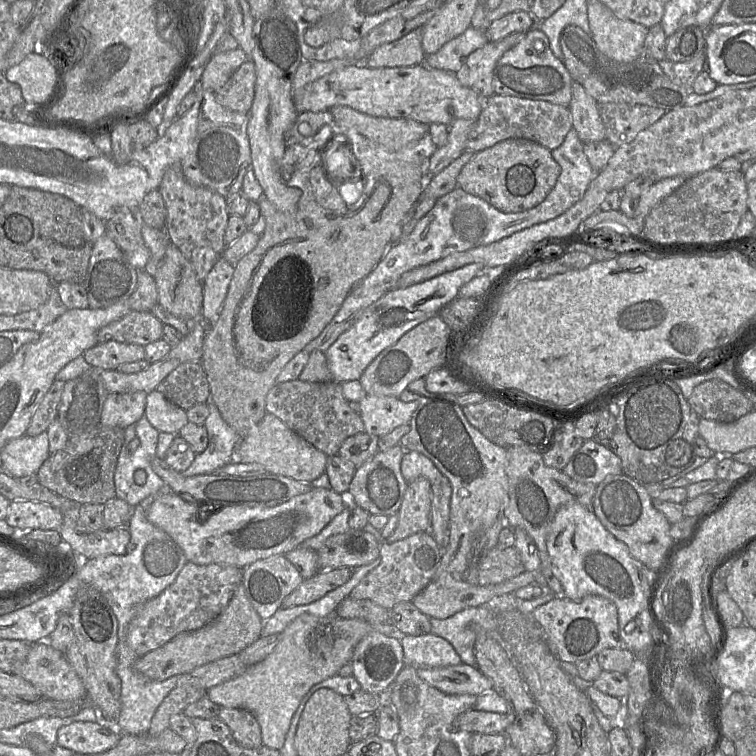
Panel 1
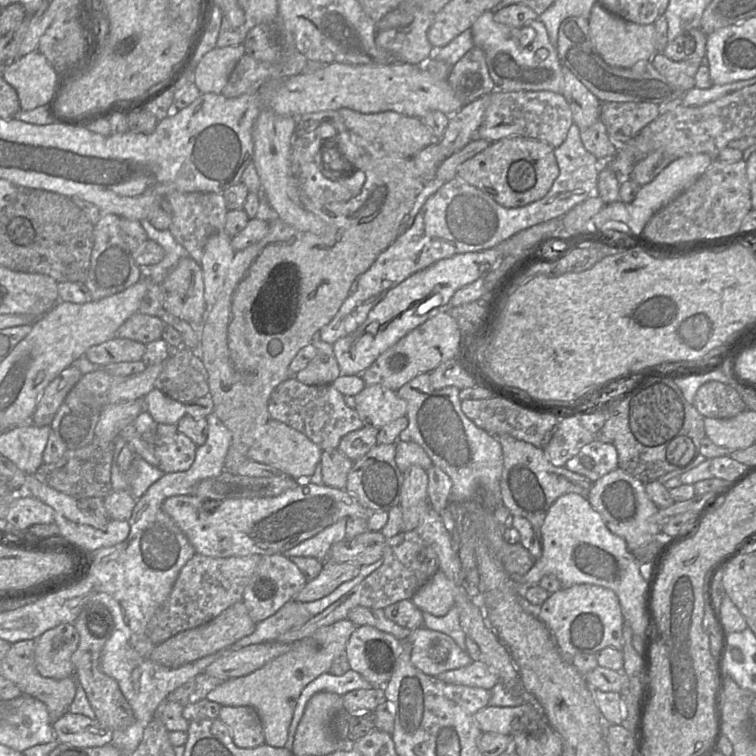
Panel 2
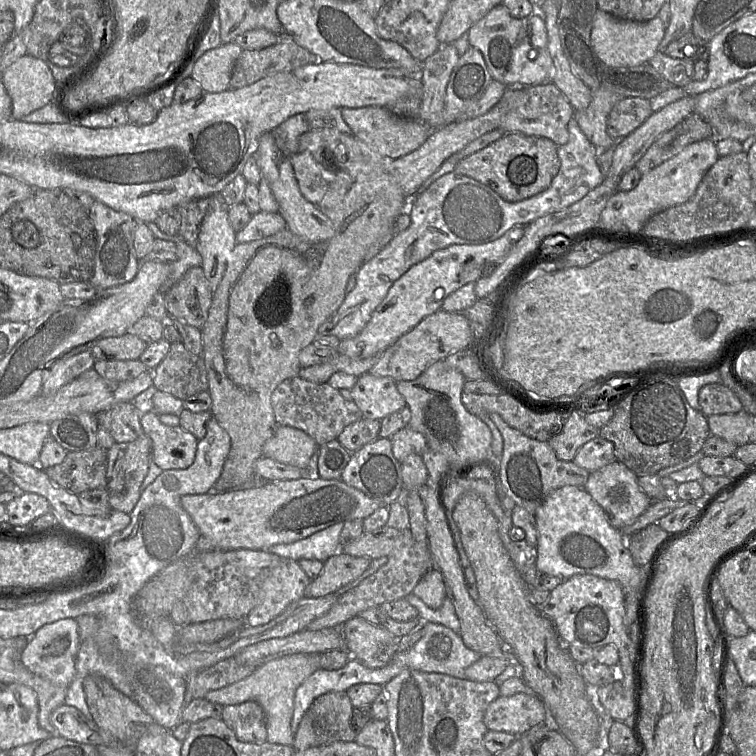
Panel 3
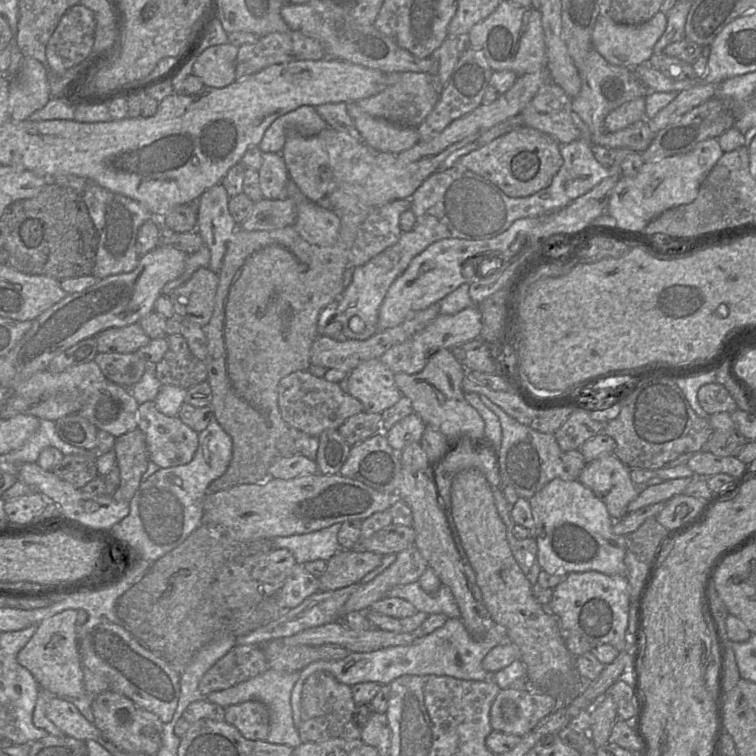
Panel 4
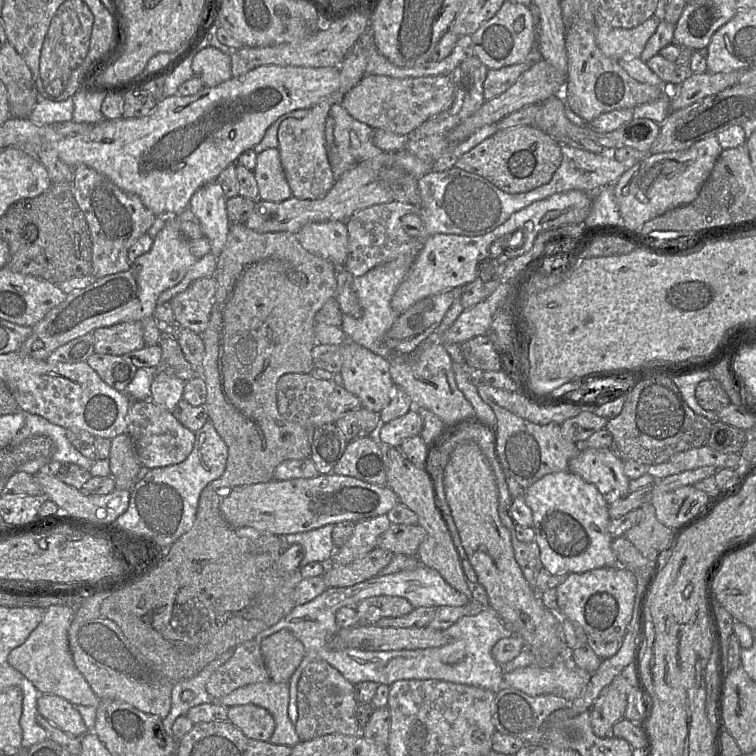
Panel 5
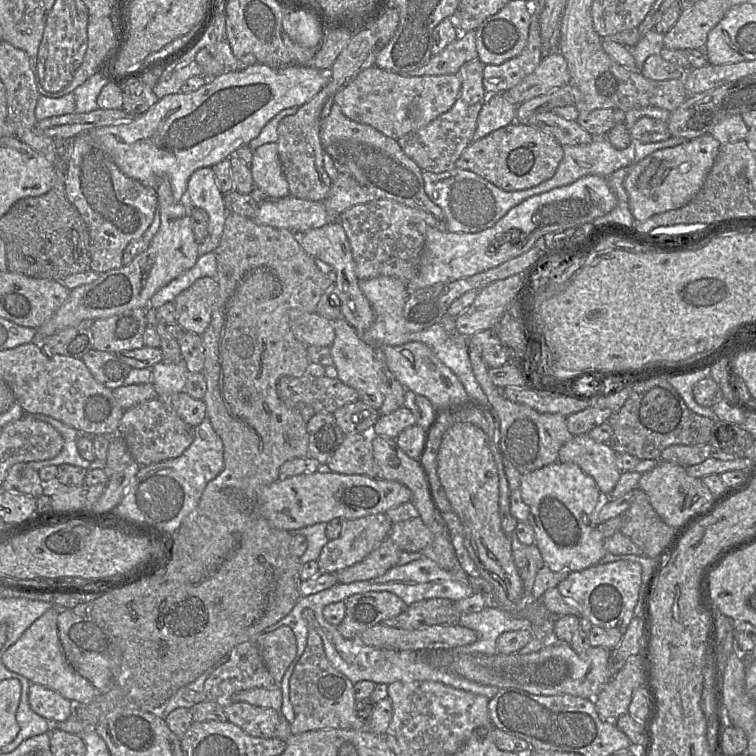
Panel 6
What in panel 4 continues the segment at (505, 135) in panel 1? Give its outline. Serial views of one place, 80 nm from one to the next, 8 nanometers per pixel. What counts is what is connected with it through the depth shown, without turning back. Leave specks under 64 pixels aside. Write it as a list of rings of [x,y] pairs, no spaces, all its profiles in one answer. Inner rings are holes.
[[[552,81],[543,86],[521,111],[524,125],[553,137],[560,145],[581,138],[571,119],[572,99]]]

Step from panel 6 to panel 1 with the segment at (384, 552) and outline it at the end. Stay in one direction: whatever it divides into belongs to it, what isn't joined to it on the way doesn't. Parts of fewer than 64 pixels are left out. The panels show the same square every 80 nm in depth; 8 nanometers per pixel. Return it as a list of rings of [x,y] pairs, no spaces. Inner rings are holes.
[[[349,567],[319,570],[312,577],[303,579],[298,587],[283,599],[281,608],[309,604],[319,600],[328,592],[346,583],[352,572],[353,569]]]

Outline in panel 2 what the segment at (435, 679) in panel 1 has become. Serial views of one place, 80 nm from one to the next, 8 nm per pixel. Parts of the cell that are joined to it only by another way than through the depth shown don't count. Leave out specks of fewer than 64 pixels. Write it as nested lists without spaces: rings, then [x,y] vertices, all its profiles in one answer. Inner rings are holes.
[[[472,661],[465,667],[446,671],[437,677],[448,684],[478,687],[487,690],[491,690],[500,682],[498,675],[480,661]]]

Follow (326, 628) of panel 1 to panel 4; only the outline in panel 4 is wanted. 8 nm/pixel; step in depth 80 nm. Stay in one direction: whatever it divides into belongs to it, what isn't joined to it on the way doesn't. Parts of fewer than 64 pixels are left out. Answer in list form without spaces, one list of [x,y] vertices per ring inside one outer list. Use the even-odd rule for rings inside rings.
[[[269,668],[264,673],[238,683],[228,689],[211,692],[206,696],[206,699],[224,708],[250,700],[262,702],[270,713],[270,730],[266,741],[272,744],[281,744],[296,748],[302,742],[298,728],[293,722],[291,692],[299,676],[300,672],[281,673]]]

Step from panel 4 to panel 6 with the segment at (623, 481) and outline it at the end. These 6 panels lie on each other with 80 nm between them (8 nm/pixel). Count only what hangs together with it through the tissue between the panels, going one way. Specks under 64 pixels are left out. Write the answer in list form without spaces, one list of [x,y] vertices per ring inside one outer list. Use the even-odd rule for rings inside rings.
[[[588,434],[573,436],[559,450],[558,461],[578,465],[596,482],[605,498],[620,479],[616,452],[609,443],[598,443]]]

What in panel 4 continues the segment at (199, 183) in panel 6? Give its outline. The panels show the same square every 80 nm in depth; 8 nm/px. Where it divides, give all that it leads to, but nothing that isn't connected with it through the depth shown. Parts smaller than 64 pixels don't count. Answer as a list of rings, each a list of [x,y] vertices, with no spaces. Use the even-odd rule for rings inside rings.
[[[220,183],[206,190],[196,201],[196,231],[210,251],[209,269],[217,274],[238,227],[229,213],[228,201],[229,196]]]

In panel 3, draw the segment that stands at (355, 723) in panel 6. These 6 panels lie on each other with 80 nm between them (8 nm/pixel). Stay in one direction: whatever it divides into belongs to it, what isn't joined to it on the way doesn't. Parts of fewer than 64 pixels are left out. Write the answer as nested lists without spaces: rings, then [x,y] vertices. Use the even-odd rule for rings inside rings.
[[[329,692],[317,697],[309,708],[314,728],[322,742],[352,742],[357,733],[351,727],[353,706],[346,692]]]

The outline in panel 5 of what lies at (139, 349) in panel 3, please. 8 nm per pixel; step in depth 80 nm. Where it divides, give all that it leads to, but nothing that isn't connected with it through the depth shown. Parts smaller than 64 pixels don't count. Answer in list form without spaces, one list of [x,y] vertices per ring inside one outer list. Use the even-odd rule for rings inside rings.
[[[121,322],[92,333],[94,350],[99,354],[122,356],[146,346],[142,322]]]

